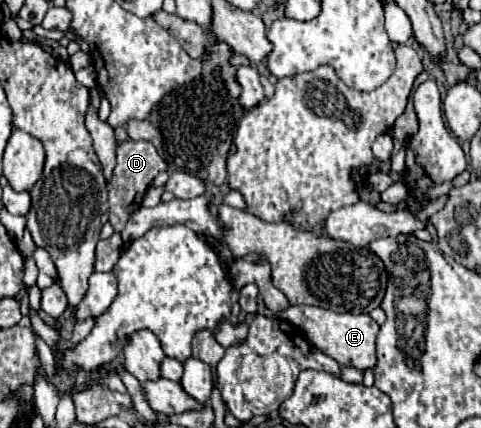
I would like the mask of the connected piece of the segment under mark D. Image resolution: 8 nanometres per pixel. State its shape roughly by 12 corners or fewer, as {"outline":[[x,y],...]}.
{"outline":[[120,142],[108,182],[110,224],[130,214],[168,164],[150,142]]}

